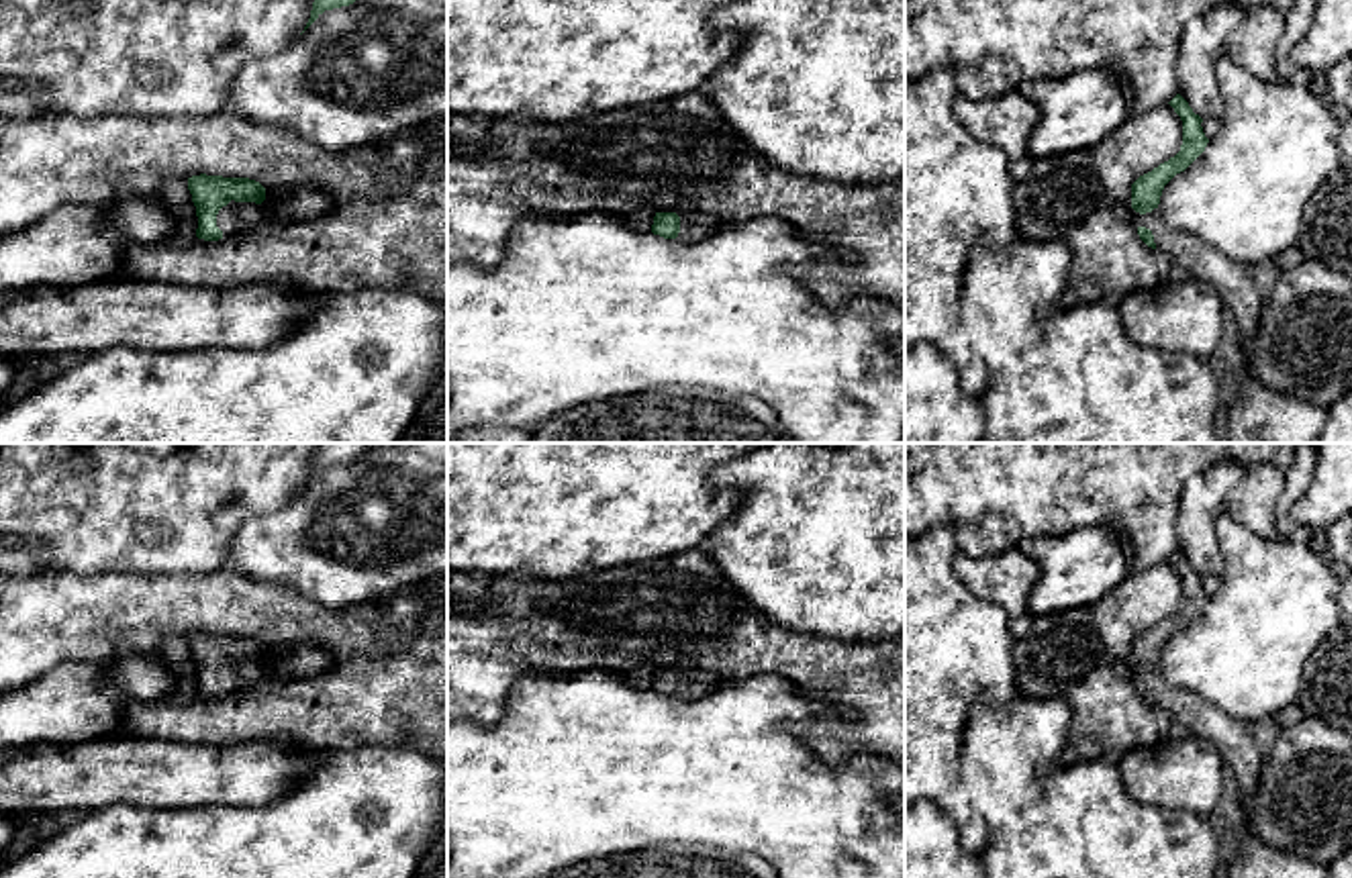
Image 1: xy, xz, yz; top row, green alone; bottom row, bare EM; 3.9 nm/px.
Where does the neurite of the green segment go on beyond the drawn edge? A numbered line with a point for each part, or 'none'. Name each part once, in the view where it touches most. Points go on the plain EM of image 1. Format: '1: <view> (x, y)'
1: xy (233, 674)

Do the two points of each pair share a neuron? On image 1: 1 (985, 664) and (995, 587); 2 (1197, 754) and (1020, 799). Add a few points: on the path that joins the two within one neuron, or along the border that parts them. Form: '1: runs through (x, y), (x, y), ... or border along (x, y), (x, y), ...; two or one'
1: border along (956, 572), (973, 595), (993, 603), (1009, 619); two
2: border along (1116, 764), (1124, 789), (1152, 807); two

